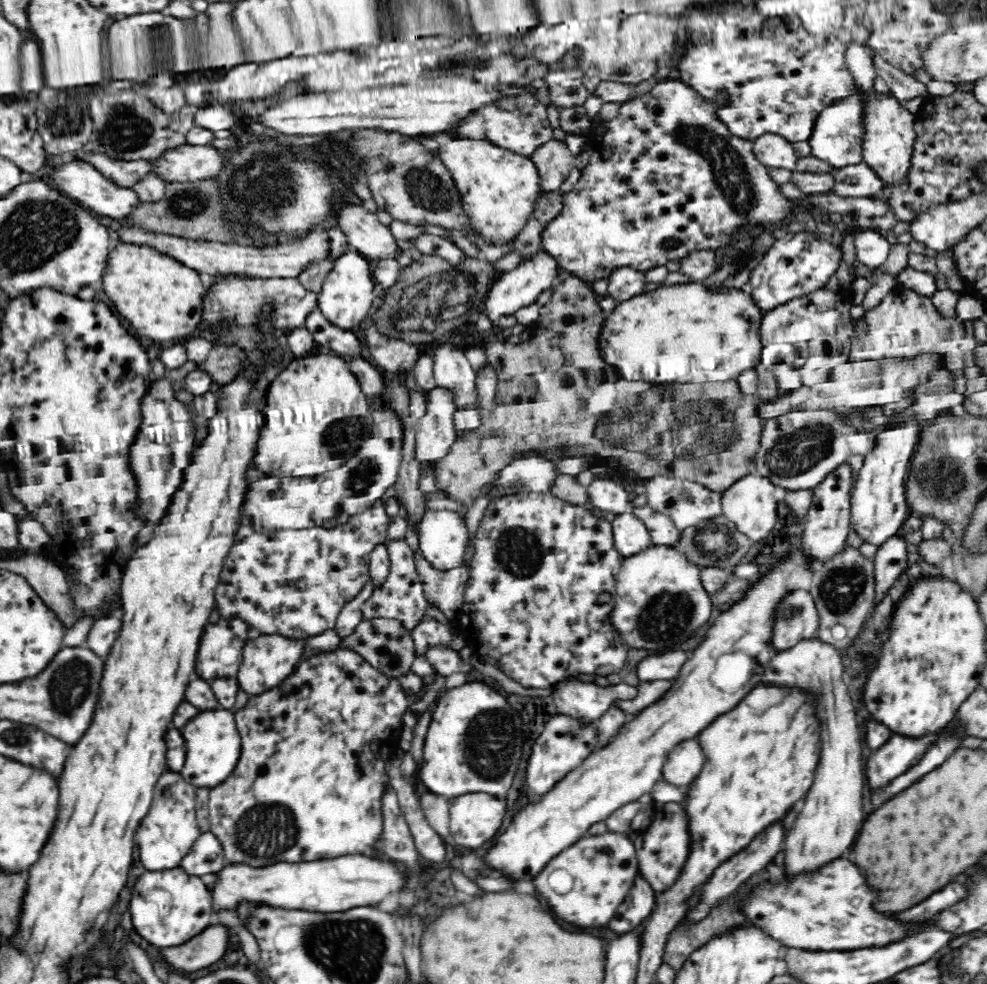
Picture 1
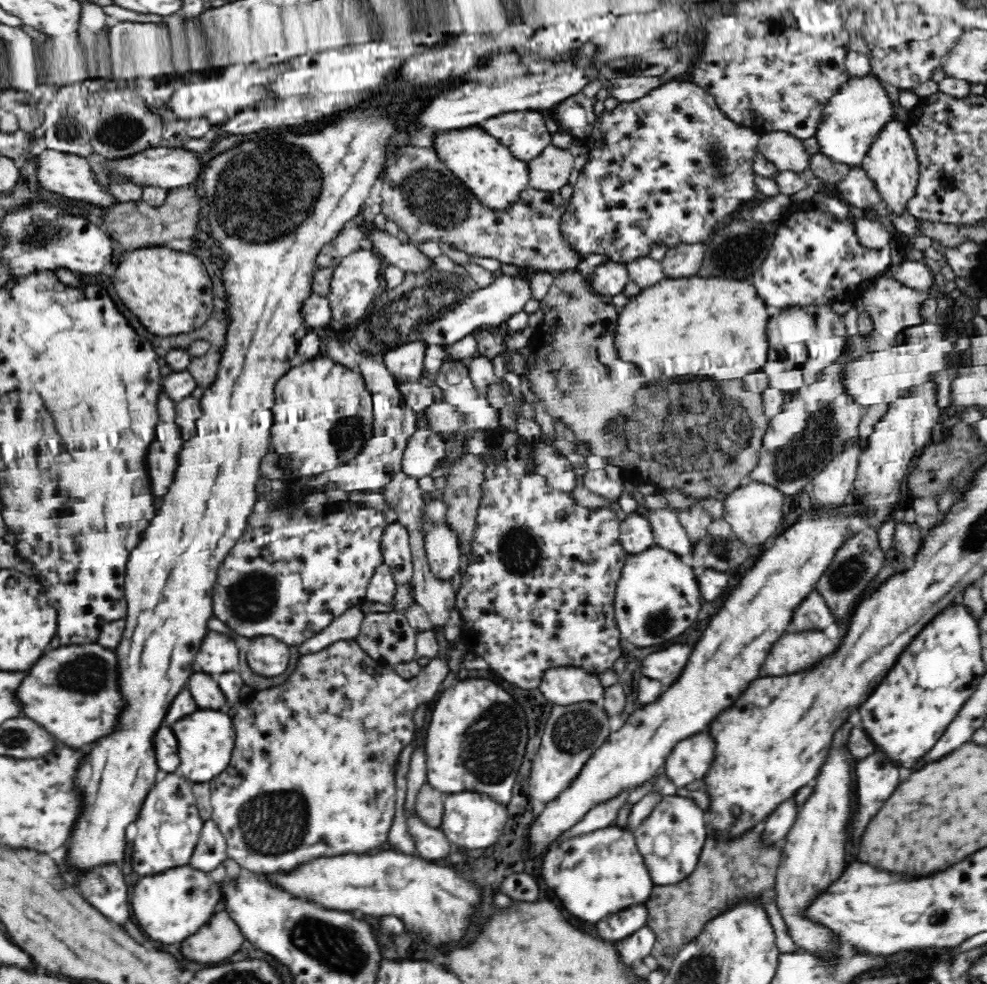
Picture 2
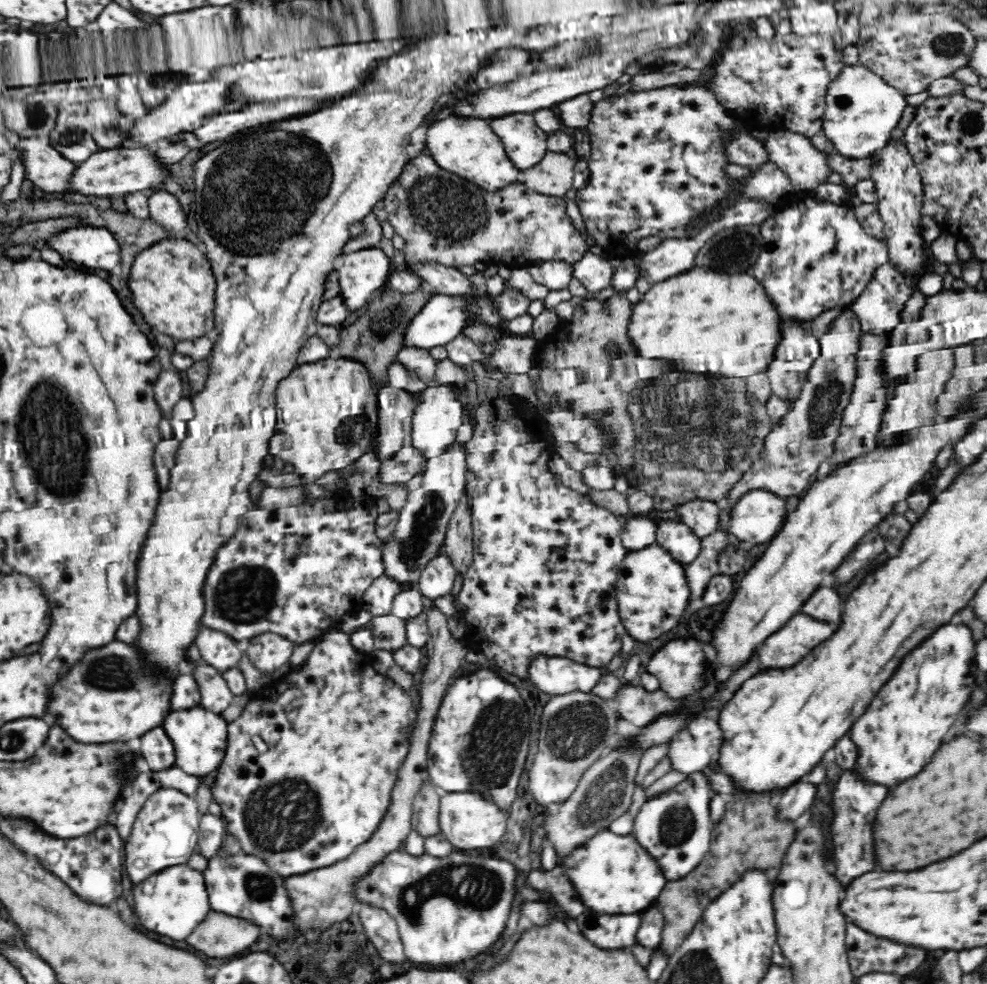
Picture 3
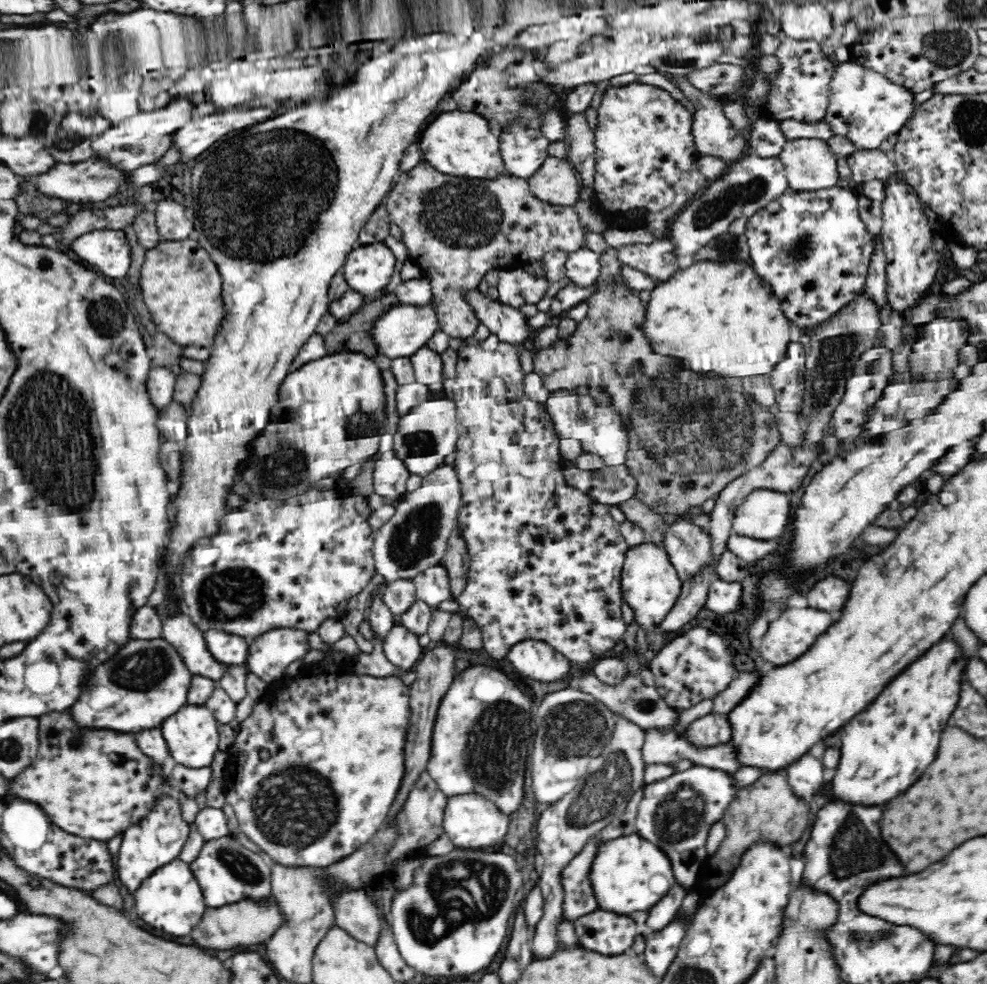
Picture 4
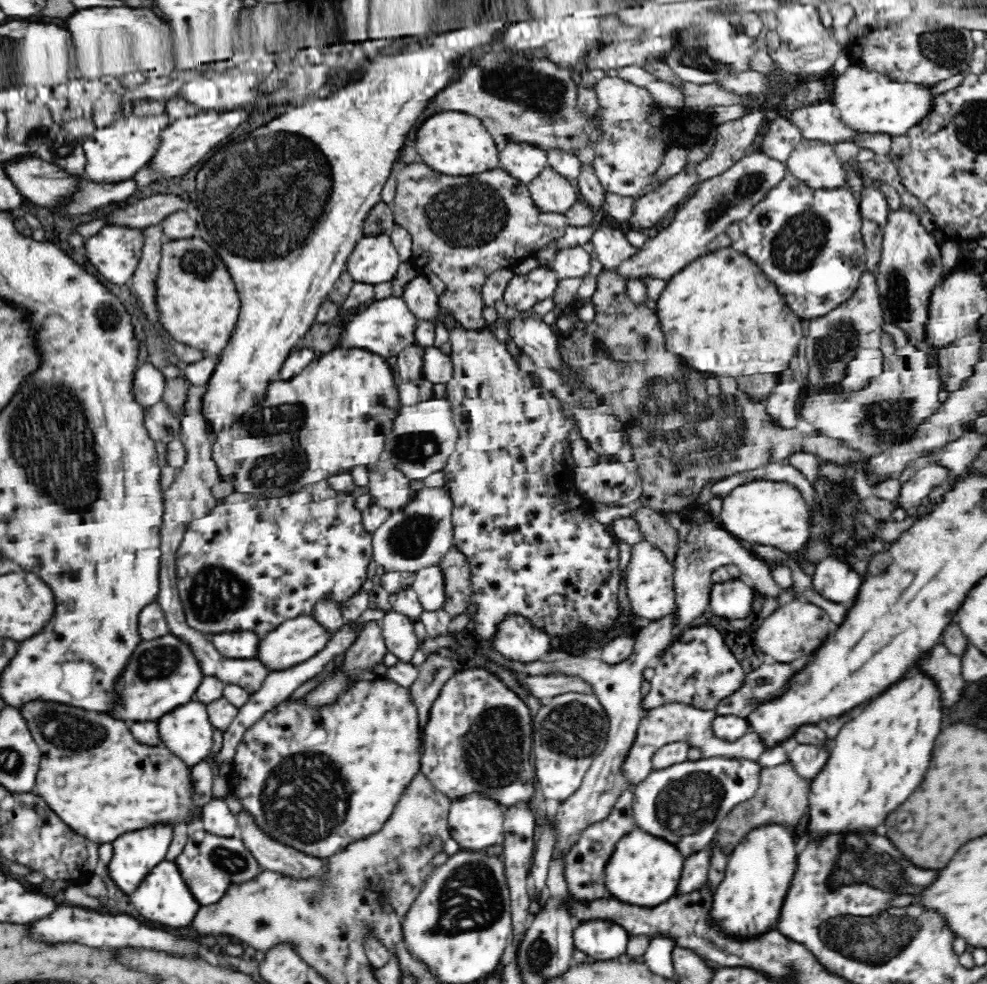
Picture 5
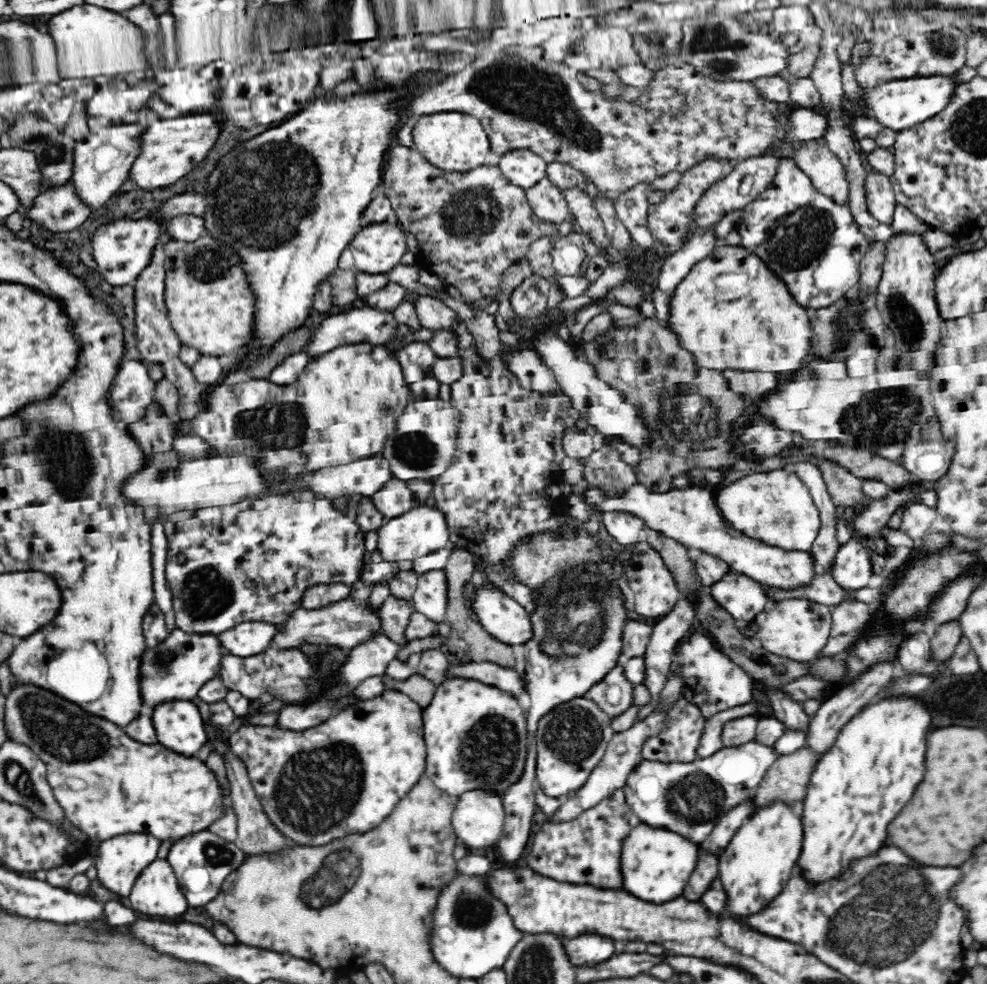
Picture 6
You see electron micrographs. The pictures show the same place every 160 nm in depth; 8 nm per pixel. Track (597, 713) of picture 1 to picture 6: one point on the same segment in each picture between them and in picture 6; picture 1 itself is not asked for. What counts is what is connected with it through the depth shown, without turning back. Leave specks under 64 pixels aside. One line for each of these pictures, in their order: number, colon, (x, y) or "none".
2: (565, 686)
3: (557, 676)
4: (532, 658)
5: (516, 638)
6: (505, 619)

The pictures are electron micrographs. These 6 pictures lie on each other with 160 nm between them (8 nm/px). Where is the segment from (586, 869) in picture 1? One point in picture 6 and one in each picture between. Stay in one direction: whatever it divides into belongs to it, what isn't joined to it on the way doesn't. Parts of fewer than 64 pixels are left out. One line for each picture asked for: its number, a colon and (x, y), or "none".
2: (595, 874)
3: (609, 873)
4: (618, 889)
5: (644, 869)
6: (655, 864)

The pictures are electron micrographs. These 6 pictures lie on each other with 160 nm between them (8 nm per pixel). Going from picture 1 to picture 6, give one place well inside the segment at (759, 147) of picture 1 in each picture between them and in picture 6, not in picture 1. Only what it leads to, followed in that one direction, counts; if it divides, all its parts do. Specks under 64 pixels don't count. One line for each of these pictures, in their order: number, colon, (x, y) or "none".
2: (786, 152)
3: (793, 153)
4: (810, 164)
5: (813, 161)
6: (827, 173)

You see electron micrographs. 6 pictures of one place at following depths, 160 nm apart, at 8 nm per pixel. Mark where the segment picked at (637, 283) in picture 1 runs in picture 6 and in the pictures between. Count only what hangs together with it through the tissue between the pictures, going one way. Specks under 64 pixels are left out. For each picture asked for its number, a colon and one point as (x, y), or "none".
2: (610, 279)
3: (596, 273)
4: (583, 268)
5: (575, 262)
6: (568, 254)

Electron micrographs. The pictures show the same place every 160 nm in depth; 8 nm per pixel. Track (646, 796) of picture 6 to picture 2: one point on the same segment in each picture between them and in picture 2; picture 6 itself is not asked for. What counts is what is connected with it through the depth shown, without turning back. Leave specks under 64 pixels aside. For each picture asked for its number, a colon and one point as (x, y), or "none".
2: (670, 840)
3: (674, 827)
4: (675, 813)
5: (685, 803)

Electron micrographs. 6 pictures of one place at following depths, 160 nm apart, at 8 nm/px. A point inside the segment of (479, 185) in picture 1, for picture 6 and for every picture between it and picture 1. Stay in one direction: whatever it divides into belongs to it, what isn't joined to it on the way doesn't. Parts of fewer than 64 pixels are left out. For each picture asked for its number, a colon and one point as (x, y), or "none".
2: (497, 179)
3: (468, 147)
4: (457, 143)
5: (453, 143)
6: (455, 142)

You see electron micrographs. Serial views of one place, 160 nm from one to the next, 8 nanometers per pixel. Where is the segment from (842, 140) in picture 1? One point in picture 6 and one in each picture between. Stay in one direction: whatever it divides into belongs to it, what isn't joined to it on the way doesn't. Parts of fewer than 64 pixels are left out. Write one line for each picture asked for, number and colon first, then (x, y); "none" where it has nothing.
2: (850, 121)
3: (861, 110)
4: (864, 106)
5: (867, 101)
6: (899, 104)

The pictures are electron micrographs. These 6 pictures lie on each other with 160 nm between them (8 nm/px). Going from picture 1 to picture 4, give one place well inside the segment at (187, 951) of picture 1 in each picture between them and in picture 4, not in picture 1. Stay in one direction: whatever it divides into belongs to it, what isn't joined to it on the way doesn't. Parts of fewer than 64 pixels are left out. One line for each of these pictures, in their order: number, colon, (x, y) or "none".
2: (221, 938)
3: (219, 936)
4: (248, 921)

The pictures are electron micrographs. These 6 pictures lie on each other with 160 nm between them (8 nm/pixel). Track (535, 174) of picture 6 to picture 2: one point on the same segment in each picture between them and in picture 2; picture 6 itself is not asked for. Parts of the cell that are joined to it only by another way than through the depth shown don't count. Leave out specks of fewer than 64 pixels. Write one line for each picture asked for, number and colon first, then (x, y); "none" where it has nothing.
2: (525, 133)
3: (526, 143)
4: (524, 151)
5: (524, 161)

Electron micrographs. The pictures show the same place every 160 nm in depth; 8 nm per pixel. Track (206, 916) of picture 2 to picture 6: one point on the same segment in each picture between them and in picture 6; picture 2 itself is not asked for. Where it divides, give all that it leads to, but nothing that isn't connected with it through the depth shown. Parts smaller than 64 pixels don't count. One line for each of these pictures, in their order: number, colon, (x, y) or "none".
3: (172, 902)
4: (171, 898)
5: (162, 896)
6: (156, 891)

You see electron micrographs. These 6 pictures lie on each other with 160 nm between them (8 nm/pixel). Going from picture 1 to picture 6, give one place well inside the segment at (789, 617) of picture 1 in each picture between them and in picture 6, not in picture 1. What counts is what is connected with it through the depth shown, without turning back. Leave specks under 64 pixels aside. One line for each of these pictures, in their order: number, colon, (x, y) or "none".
2: (811, 614)
3: (826, 606)
4: (830, 593)
5: (835, 579)
6: (852, 570)

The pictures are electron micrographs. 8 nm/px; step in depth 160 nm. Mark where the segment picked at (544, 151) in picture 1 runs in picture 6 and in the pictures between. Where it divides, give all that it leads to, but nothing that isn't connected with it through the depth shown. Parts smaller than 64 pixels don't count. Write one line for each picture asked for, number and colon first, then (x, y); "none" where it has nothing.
2: (549, 171)
3: (552, 176)
4: (556, 181)
5: (552, 193)
6: (546, 201)

